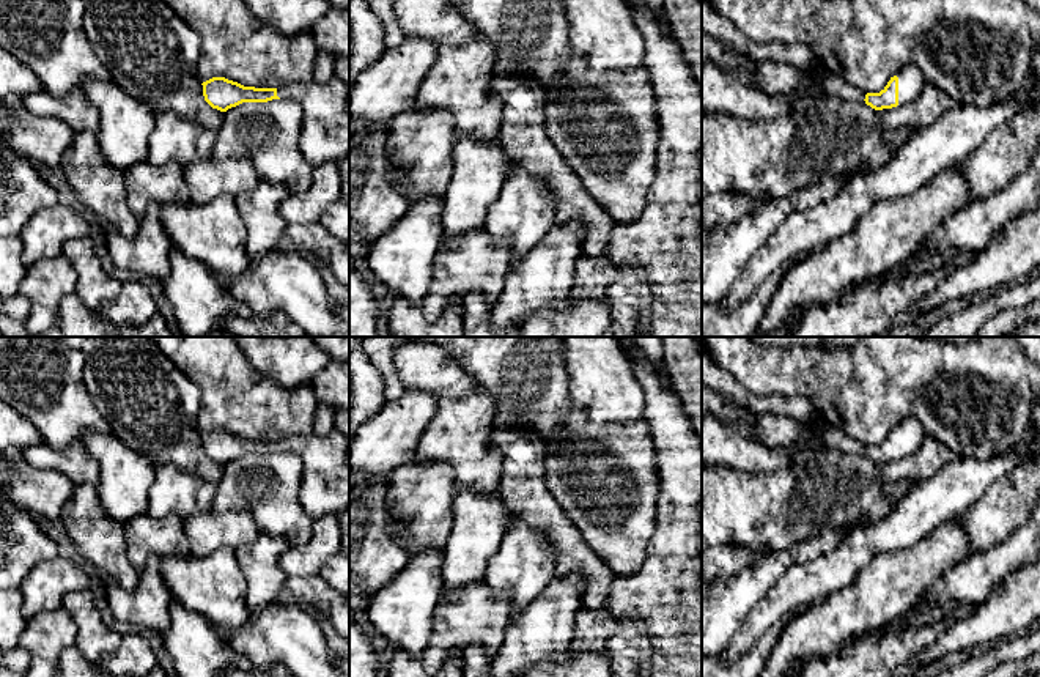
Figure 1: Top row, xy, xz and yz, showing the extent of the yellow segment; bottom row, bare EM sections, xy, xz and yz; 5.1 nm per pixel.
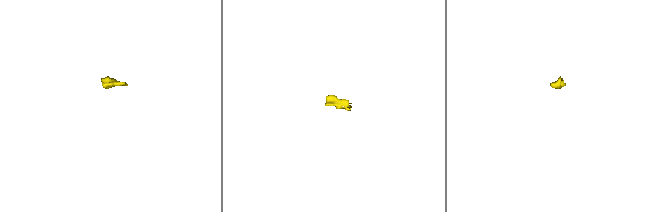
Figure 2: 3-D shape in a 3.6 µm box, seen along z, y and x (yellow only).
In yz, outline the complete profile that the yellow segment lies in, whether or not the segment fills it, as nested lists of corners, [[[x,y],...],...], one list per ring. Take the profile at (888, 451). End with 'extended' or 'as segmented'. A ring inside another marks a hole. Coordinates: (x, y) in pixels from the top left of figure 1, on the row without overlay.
[[[702,386],[702,417],[706,416],[714,416],[727,424],[743,417],[750,425],[754,436],[768,447],[787,449],[802,436],[821,433],[828,447],[848,453],[864,453],[875,463],[892,461],[898,457],[911,455],[919,449],[925,436],[924,427],[914,417],[908,417],[902,420],[897,428],[891,430],[880,446],[864,447],[853,439],[845,428],[829,425],[821,417],[809,424],[801,424],[787,416],[755,414],[735,398],[727,398]]] | extended

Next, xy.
[[[225,430],[203,438],[205,453],[220,464],[242,455],[290,452],[301,460],[299,501],[315,521],[324,515],[340,516],[349,507],[349,438],[332,430],[326,435],[294,435],[280,441],[244,439]]] | extended

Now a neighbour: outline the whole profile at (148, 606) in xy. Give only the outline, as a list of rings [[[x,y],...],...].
[[[149,557],[138,572],[140,581],[134,590],[107,584],[107,601],[120,625],[135,630],[165,633],[170,625],[171,594],[160,575],[160,559]]]

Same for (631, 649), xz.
[[[625,617],[617,620],[617,631],[607,641],[610,677],[651,677],[653,644],[644,620]]]

